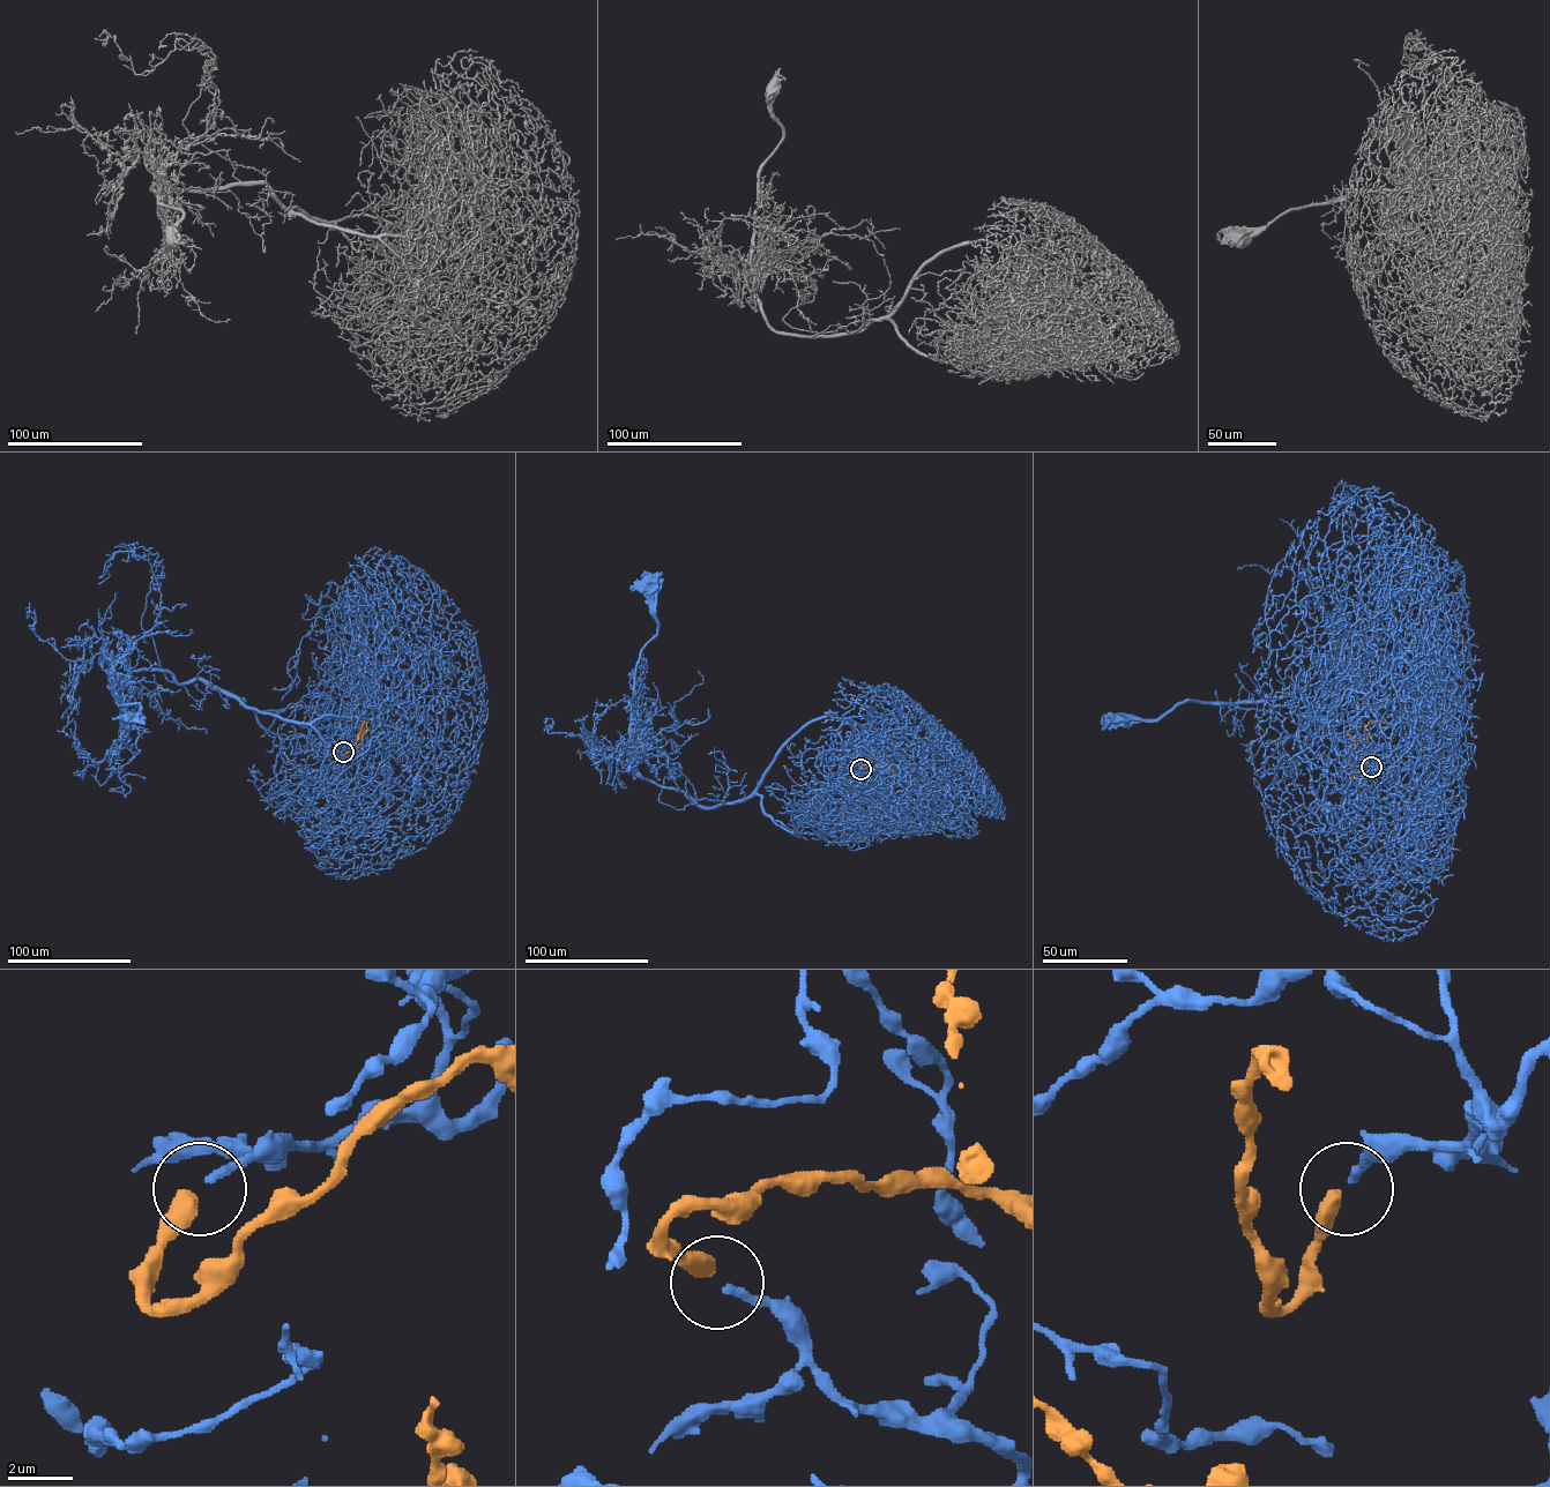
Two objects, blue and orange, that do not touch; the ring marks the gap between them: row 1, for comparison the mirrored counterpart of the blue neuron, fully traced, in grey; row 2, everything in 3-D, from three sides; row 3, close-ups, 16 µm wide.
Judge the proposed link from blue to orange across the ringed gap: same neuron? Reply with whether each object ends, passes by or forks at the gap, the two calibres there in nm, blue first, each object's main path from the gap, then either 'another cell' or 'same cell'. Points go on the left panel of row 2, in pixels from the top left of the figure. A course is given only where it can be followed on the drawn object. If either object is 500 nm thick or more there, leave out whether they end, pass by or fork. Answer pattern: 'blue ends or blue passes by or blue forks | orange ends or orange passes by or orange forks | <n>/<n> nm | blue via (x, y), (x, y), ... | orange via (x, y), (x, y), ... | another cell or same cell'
260/500 nm | blue via (344, 752), (362, 753), (280, 738), (243, 700), (162, 670), (109, 687), (118, 704), (140, 704), (134, 716) | orange via (343, 752), (342, 756), (362, 741), (363, 733), (367, 730), (366, 723), (373, 718), (381, 719) | same cell

